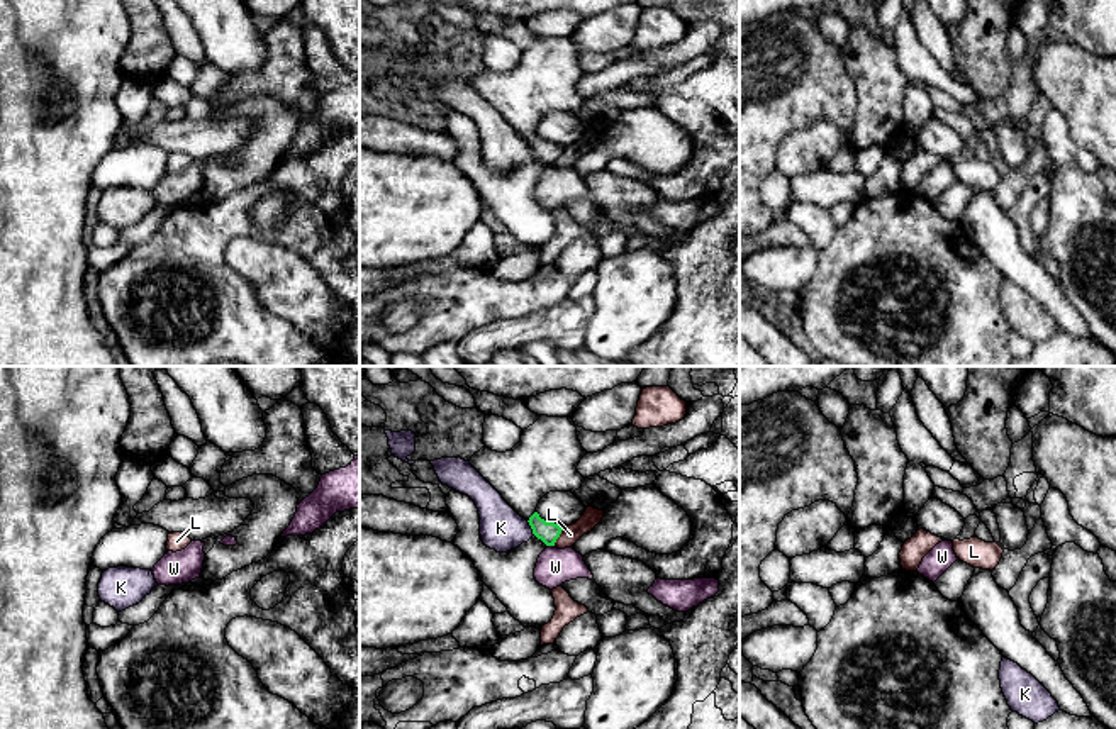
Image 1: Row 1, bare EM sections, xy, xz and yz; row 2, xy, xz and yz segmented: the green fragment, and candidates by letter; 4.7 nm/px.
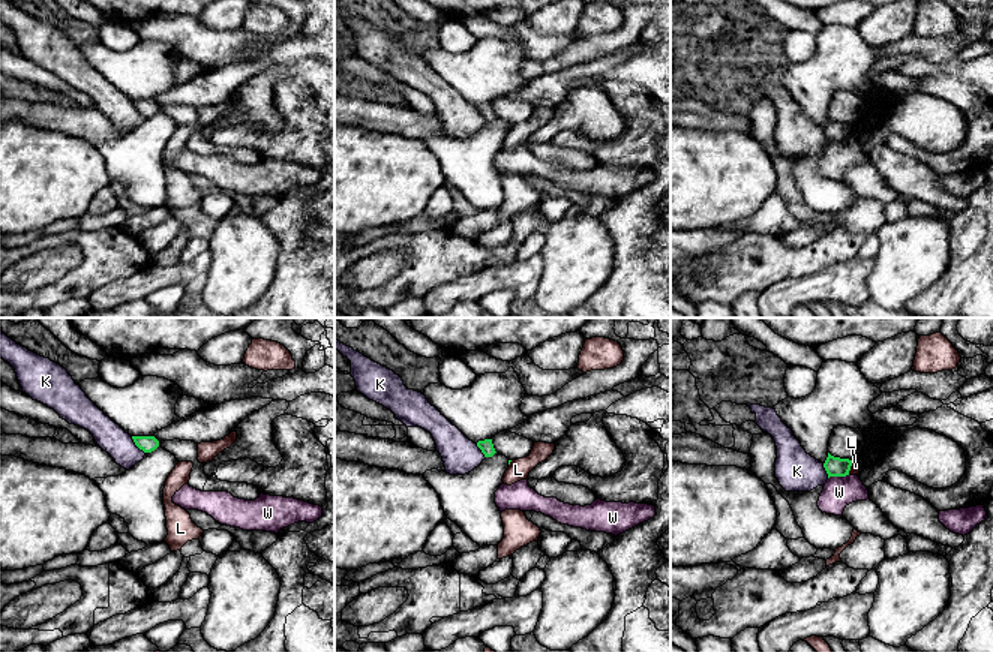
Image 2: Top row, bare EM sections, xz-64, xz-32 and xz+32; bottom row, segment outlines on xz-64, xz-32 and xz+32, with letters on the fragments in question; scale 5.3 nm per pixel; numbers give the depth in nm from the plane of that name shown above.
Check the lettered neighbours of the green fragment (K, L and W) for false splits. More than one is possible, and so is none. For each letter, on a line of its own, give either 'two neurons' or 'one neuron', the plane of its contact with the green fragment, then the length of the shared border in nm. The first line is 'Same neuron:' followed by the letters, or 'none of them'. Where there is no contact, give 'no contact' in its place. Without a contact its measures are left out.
Same neuron: none of them
K: two neurons; meets green in xz; contact 80 nm long
L: two neurons; meets green in xz; contact 100 nm long
W: two neurons; meets green in xz; contact 30 nm long

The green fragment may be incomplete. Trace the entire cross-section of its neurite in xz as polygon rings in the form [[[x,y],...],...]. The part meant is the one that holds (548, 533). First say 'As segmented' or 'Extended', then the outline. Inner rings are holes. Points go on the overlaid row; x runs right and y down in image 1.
As segmented. [[[534,512],[529,517],[529,526],[533,529],[533,534],[541,539],[546,546],[555,546],[556,539],[560,537],[563,527],[555,522],[546,522],[539,517],[538,512]]]

